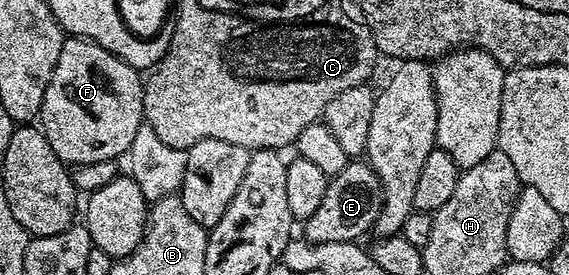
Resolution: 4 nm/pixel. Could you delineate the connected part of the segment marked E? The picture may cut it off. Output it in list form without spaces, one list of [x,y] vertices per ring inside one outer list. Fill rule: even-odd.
[[[348,161],[345,169],[341,169],[341,173],[330,176],[325,189],[325,198],[321,201],[321,205],[318,206],[317,210],[313,212],[313,217],[309,217],[302,224],[304,231],[302,231],[302,234],[311,243],[356,242],[362,240],[362,235],[374,228],[377,221],[377,213],[381,213],[381,205],[383,204],[382,190],[383,186],[370,163],[366,161]]]

